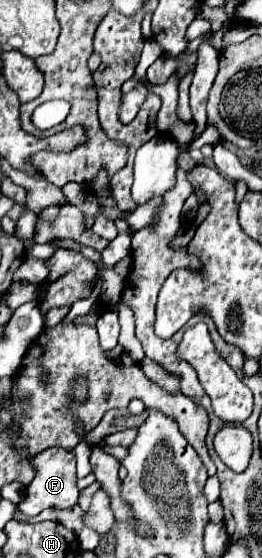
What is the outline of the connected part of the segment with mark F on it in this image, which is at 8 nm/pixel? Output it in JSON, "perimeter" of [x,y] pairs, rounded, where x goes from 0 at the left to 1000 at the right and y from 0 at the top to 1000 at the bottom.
{"perimeter":[[[191,801],[137,819],[115,819],[115,830],[130,837],[130,858],[92,880],[92,898],[76,898],[69,912],[122,927],[183,909],[260,912],[298,901],[302,876],[294,873],[290,823],[275,810],[229,801]]]}

